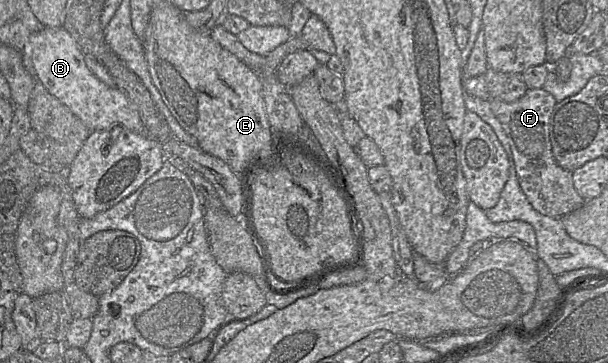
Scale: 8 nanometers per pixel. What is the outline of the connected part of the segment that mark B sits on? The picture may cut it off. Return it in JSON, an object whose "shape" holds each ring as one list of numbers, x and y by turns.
{"shape":[[43,27,32,33,29,41,35,78,91,131,120,125,139,135,150,137,138,111,127,97,118,88,104,84,88,69,83,53,64,27]]}

